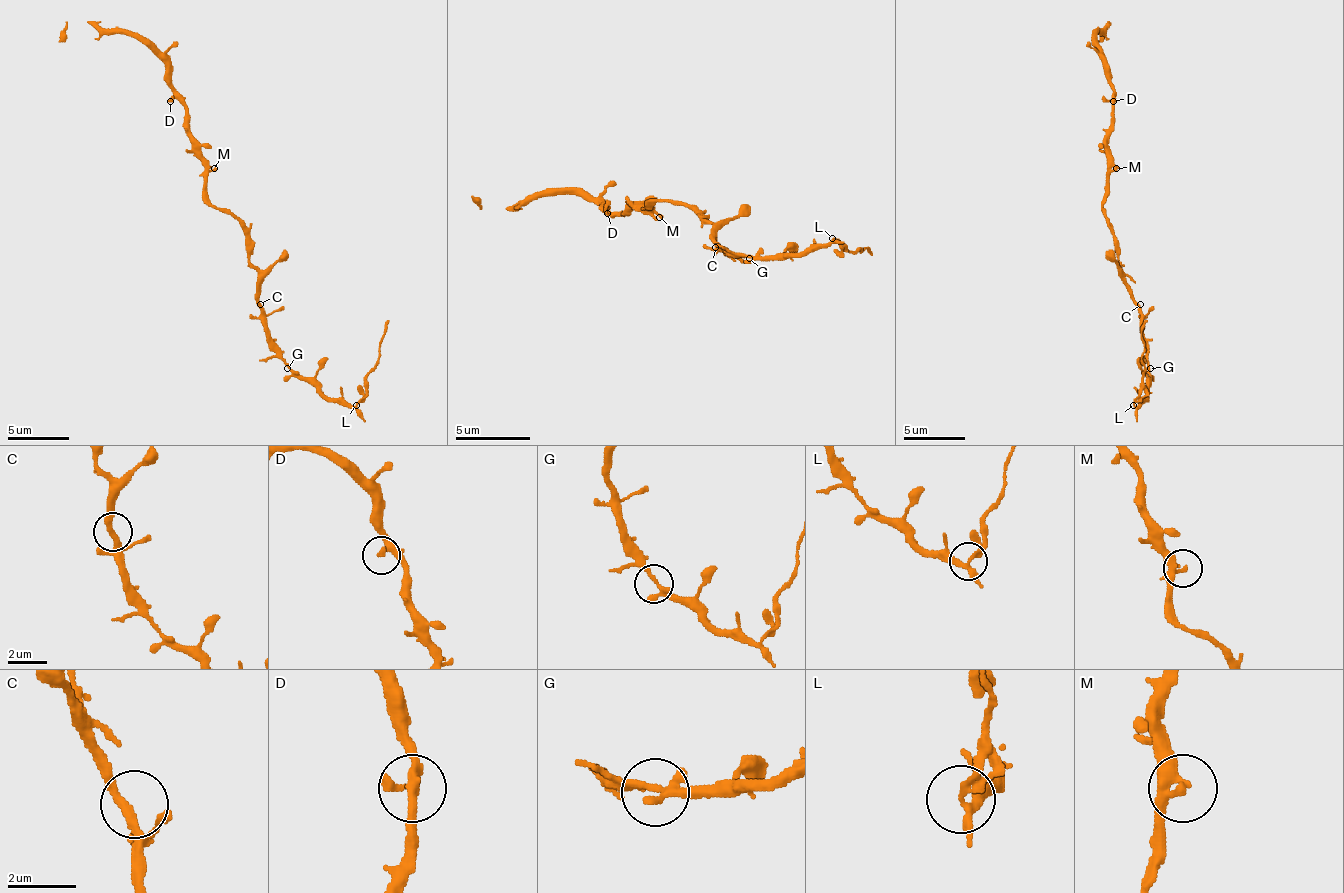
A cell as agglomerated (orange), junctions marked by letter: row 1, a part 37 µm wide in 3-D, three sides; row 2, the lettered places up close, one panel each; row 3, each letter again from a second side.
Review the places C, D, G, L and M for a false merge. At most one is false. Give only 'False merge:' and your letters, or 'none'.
False merge: L

